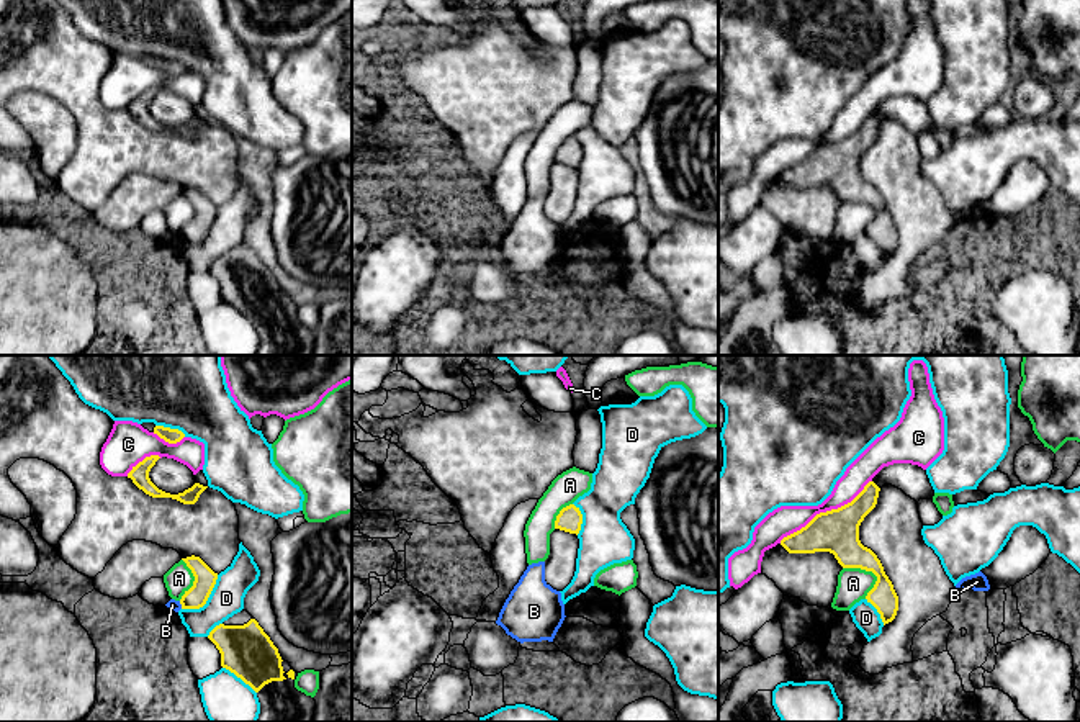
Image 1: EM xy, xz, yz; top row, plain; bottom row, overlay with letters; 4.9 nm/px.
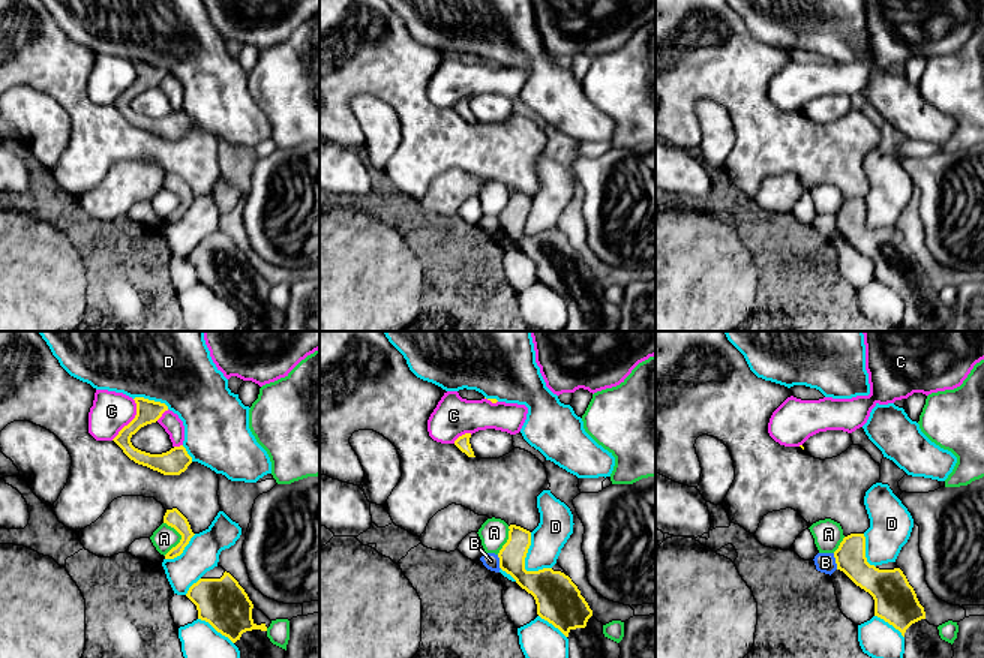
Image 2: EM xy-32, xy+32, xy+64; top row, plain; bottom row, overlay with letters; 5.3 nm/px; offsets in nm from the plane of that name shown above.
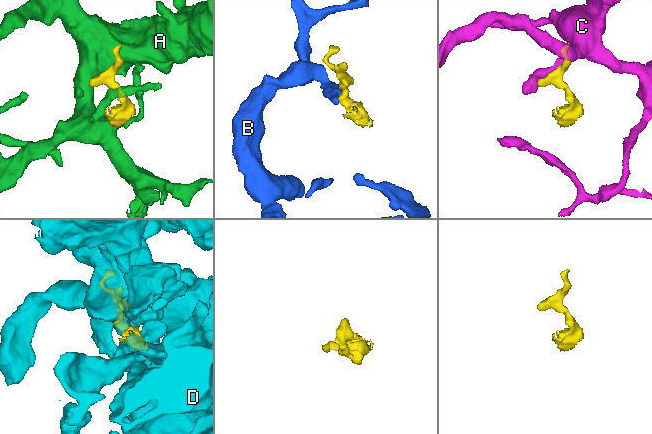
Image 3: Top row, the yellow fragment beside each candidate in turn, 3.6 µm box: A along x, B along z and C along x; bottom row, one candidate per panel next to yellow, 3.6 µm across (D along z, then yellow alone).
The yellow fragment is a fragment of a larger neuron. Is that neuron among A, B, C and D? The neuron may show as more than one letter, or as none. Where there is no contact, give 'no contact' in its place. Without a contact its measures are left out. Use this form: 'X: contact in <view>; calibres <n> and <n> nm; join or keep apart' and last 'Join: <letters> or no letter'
A: contact in yz; calibres 200 and 160 nm; keep apart
B: contact in xy; calibres 110 and 50 nm; keep apart
C: contact in yz; calibres 220 and 140 nm; keep apart
D: contact in xy; calibres 110 and 160 nm; keep apart
Join: no letter

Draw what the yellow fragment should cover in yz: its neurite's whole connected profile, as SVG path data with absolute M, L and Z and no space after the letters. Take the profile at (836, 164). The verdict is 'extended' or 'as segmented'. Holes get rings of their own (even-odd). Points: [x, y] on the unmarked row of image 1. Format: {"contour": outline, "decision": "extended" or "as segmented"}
{"contour": "M869 115L848 138L817 147L805 160L764 185L761 206L789 231L808 239L833 236L843 201L861 201L877 210L866 232L885 257L898 244L898 229L877 188L859 174L859 159L875 141L880 121Z", "decision": "extended"}

